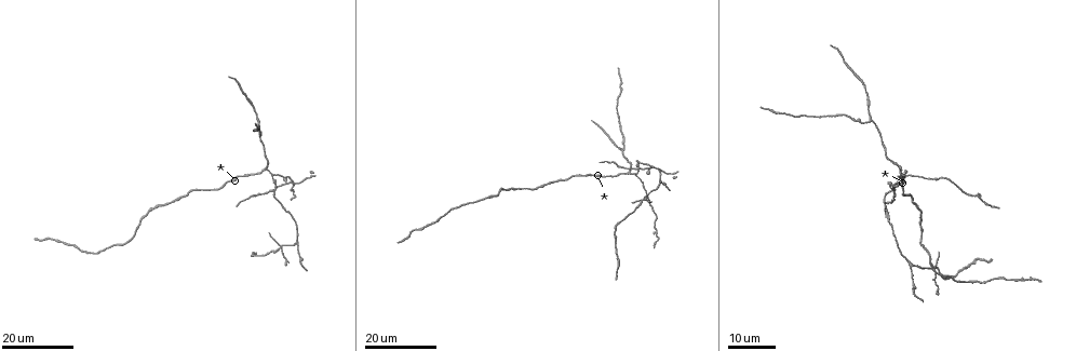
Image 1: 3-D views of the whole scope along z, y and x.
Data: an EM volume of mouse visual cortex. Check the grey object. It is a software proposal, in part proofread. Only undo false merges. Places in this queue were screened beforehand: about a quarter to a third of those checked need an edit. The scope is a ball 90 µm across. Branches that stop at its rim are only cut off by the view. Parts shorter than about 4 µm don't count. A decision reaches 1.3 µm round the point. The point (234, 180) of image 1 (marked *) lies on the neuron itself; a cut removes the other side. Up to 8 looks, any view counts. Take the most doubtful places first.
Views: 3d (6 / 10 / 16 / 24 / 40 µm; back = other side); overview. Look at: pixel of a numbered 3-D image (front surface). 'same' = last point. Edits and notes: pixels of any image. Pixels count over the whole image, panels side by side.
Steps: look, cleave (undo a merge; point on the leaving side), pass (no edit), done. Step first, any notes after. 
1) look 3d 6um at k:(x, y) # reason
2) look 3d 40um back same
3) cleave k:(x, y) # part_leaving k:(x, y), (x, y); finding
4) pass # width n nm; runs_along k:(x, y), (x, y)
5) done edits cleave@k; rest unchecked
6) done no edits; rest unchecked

look 3d 16um at 1:(274, 186)

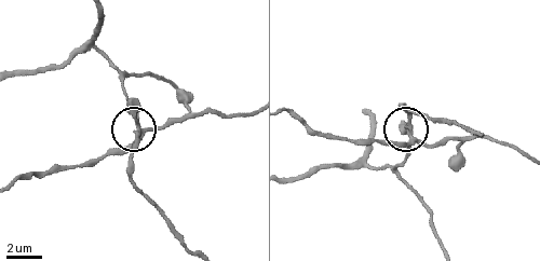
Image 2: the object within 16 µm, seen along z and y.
look 3d 6um at 2:(140, 132) # closer look

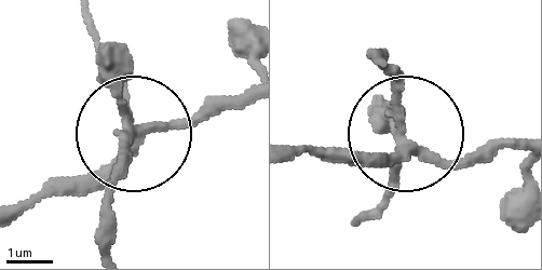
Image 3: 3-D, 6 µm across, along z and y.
cleave 3:(102, 73) # side_arm 15 um; part_leaving 3:(132, 122), (198, 122), (244, 107); a second neuron is stuck on

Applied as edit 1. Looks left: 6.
look 3d 24um at 1:(936, 272) # four or more arms meet

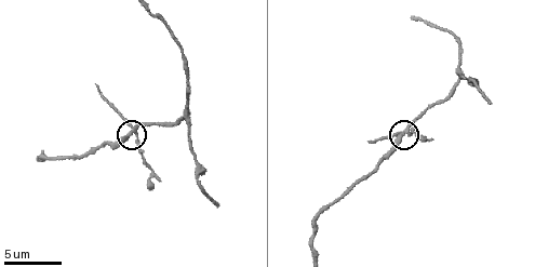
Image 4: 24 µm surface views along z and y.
look 3d 10um at 4:(136, 136)

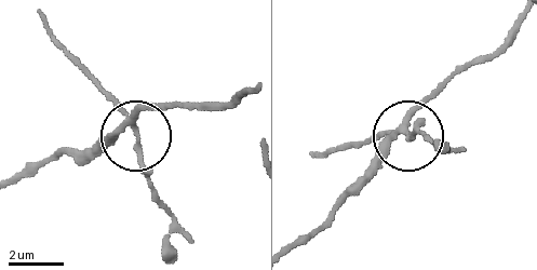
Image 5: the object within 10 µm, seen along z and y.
cleave 5:(142, 162) # arms 4; part_leaving 5:(133, 127), (151, 196), (168, 224), (168, 251); two neurons meet here

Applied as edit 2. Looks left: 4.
look 3d 16um at 4:(460, 80) # arms part here

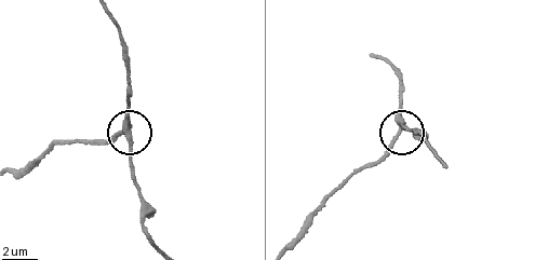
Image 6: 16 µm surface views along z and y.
look 3d 6um at 6:(400, 132)

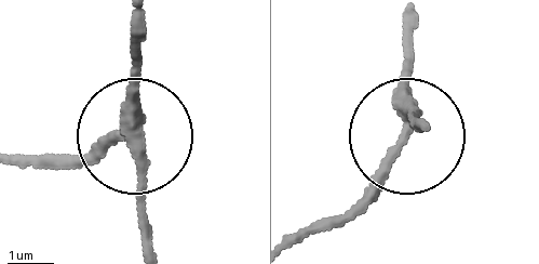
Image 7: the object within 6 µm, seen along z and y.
pass # arms 3; runs_along 7:(135, 20), (147, 252); all the same neuron

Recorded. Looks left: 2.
look 3d 24um at 1:(898, 165) # arms part here

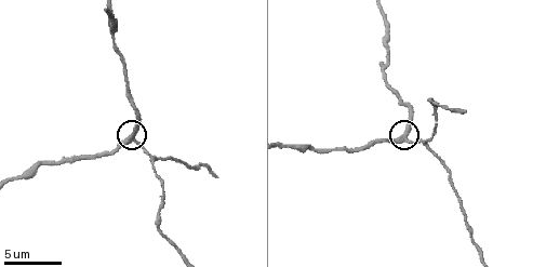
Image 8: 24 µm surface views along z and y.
look 3d 10um at 8:(403, 138)

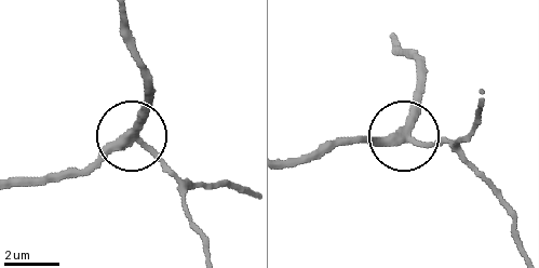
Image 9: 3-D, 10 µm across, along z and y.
pass # runs_along 9:(286, 160), (307, 160), (363, 139), (403, 136), (419, 71); one neuron here

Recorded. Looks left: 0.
done edits cleave@3, cleave@5; rest unchecked

